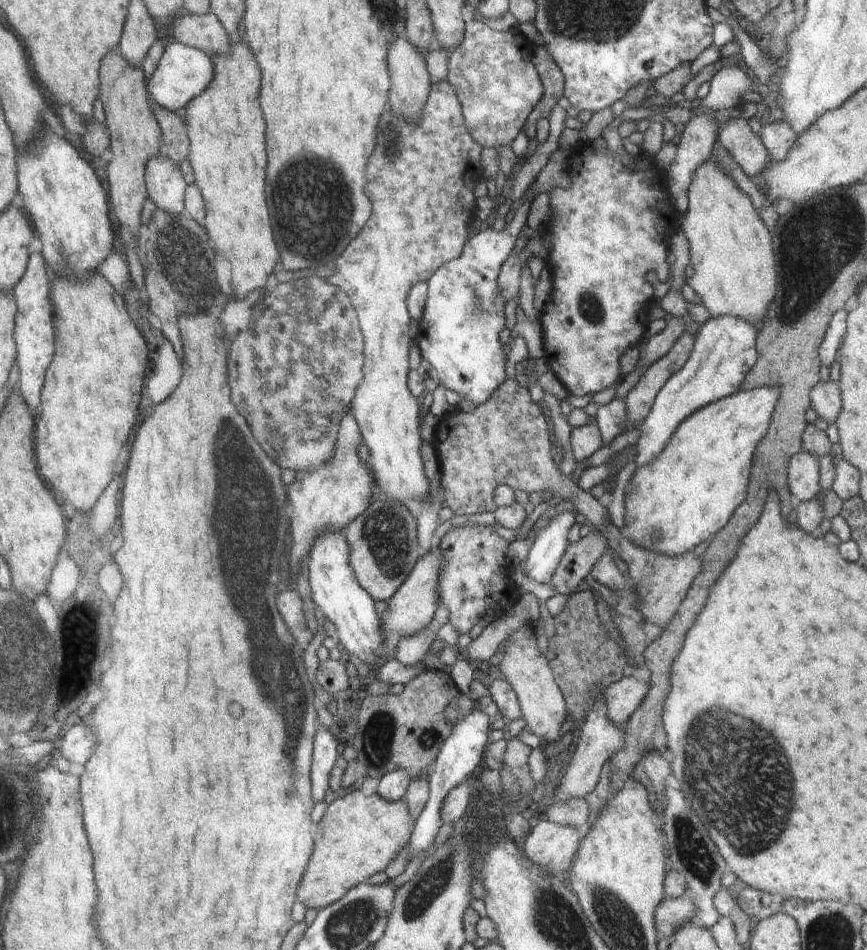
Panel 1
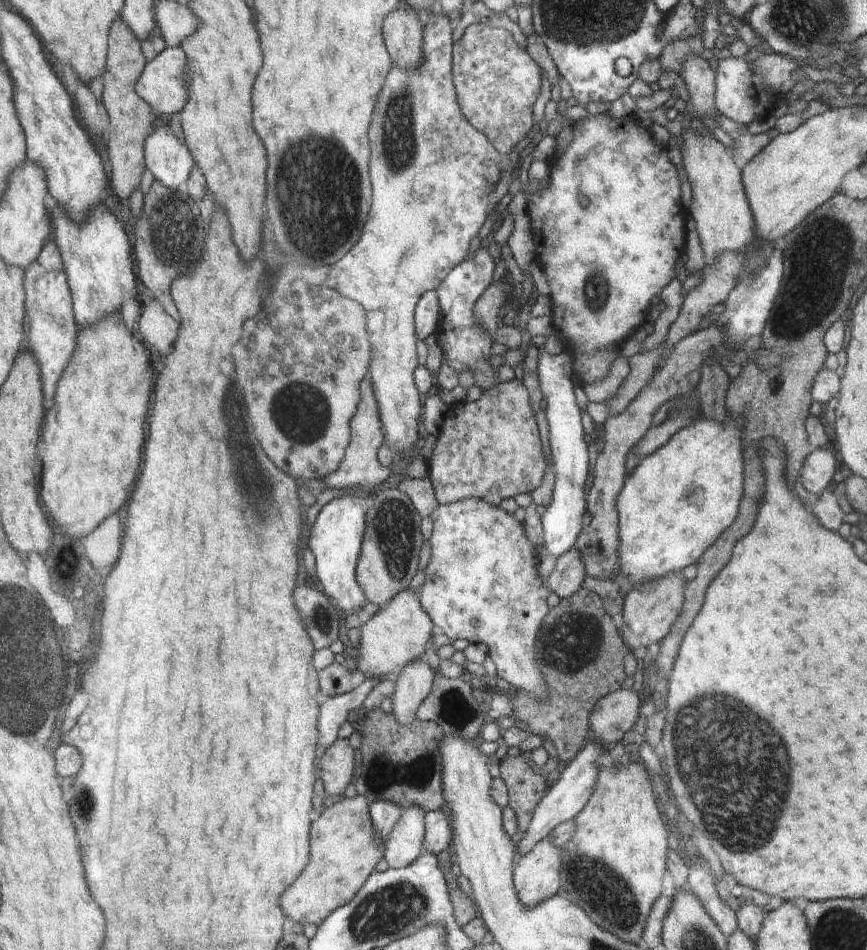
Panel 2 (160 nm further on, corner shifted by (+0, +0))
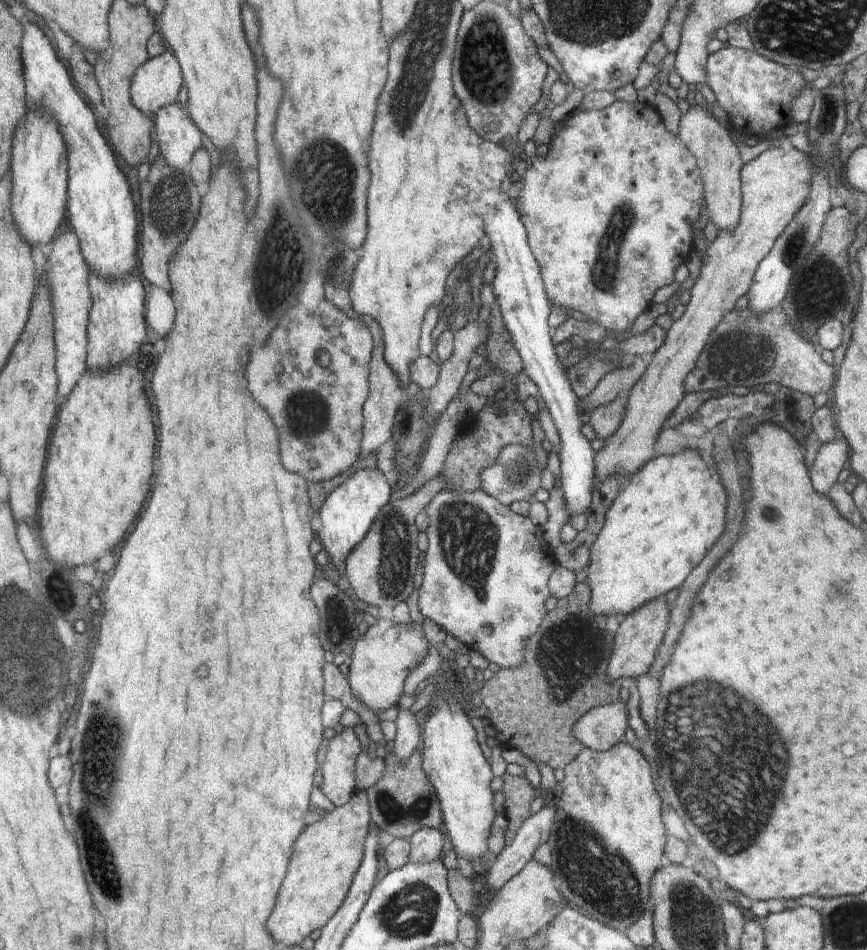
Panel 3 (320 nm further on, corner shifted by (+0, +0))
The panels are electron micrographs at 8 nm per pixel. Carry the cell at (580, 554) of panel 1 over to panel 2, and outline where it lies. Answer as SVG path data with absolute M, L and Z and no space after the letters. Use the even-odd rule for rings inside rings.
M577 549L560 555L553 569L548 576L549 590L560 596L561 599L572 596L581 587L586 575Z

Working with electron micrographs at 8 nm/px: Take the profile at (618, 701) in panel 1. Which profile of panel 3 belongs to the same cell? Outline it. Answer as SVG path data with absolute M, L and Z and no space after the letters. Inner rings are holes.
M618 702L590 709L574 726L574 736L584 748L605 751L624 740L628 728L627 708Z

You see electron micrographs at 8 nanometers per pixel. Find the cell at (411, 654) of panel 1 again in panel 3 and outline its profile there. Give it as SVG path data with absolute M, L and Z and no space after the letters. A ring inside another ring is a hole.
M402 708L399 710L395 722L397 734L395 740L391 743L391 748L400 761L408 761L420 744L418 725L415 716L409 714L409 710Z

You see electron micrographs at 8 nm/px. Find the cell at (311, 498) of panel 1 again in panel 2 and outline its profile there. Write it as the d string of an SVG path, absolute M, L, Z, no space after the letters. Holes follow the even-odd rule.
M366 378L366 386L362 386L362 406L358 406L358 418L354 418L354 442L350 442L350 450L345 450L346 462L342 463L342 470L336 470L326 475L323 480L328 488L372 488L384 478L388 478L391 472L388 467L382 468L376 460L378 448L384 444L384 427L381 421L381 410L377 403L375 388L369 378Z

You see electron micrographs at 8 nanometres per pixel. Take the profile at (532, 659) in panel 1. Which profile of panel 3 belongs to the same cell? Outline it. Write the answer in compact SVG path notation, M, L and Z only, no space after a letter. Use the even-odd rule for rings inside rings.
M442 489L433 496L433 500L425 506L425 513L429 518L428 528L425 530L428 537L428 549L422 565L421 586L419 587L419 608L425 618L432 619L447 634L458 636L469 650L476 650L488 660L494 662L500 669L516 668L523 659L525 640L529 639L541 626L542 618L546 614L546 598L548 598L548 578L554 572L554 556L551 546L544 542L544 532L535 524L530 517L514 514L508 505L500 503L484 491L476 489L467 491L464 489Z

